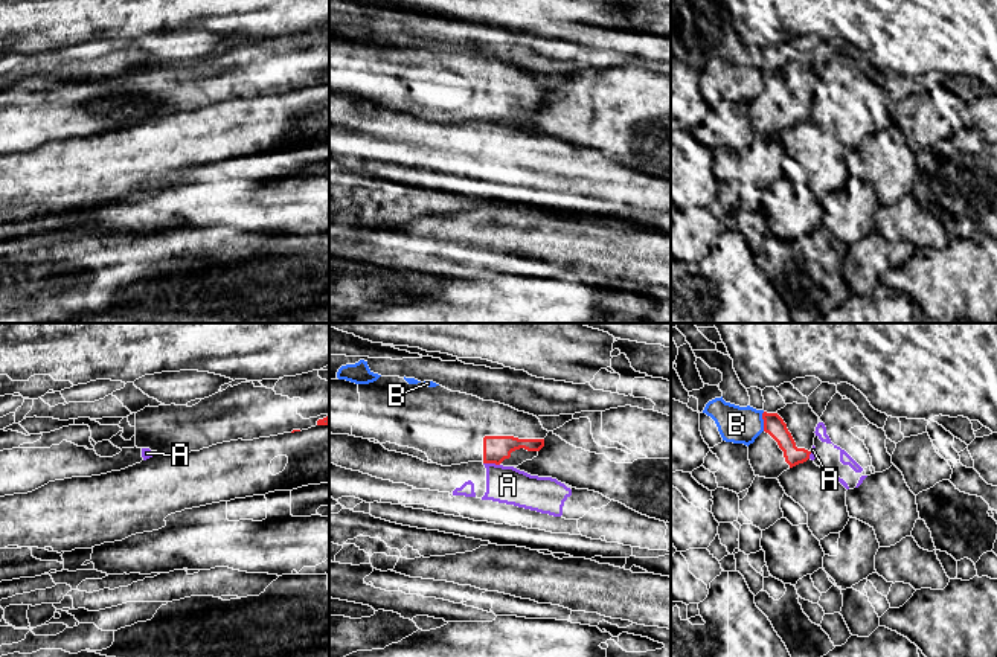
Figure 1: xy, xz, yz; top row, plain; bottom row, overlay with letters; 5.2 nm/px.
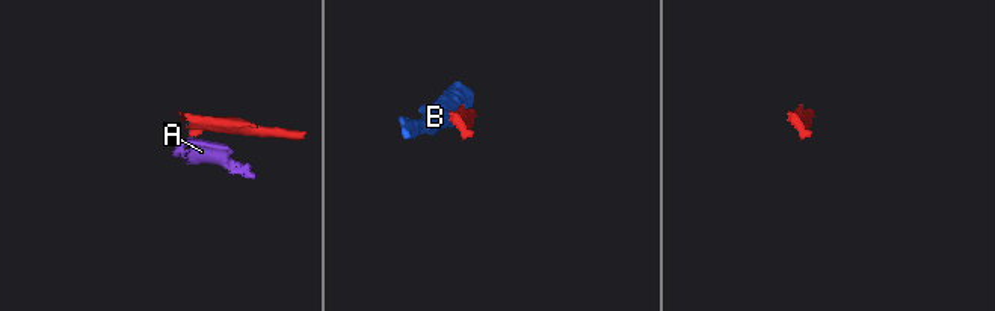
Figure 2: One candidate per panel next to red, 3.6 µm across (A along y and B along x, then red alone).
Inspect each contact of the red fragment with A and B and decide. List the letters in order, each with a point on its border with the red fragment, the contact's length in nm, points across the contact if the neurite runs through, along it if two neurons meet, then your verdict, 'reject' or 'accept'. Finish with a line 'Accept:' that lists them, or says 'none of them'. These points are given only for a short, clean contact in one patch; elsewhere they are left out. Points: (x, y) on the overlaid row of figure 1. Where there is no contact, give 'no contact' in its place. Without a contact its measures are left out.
A: contact xz (491, 462); length 90 nm; border xz (484, 462), (499, 465); reject
B: contact yz (764, 421); length 100 nm; reject
Accept: none of them

